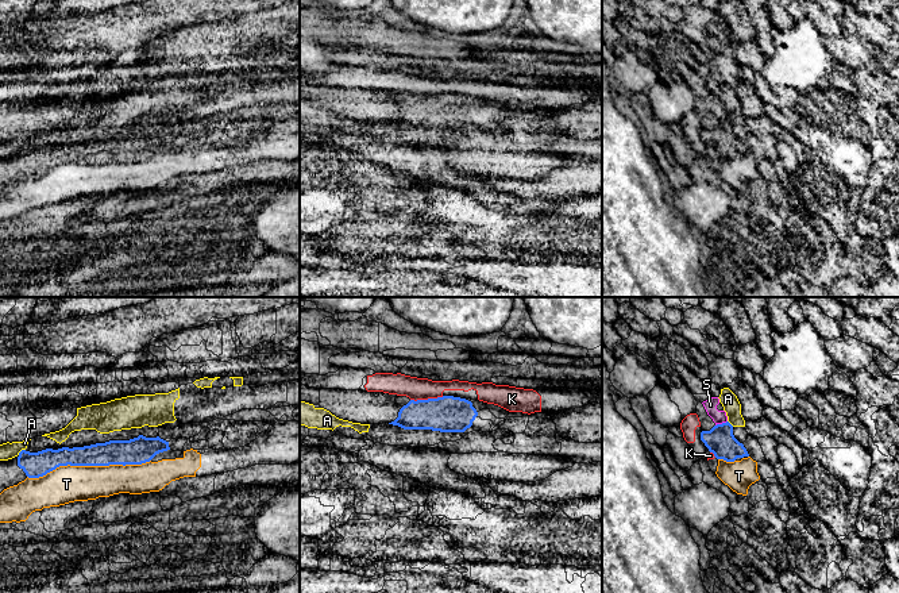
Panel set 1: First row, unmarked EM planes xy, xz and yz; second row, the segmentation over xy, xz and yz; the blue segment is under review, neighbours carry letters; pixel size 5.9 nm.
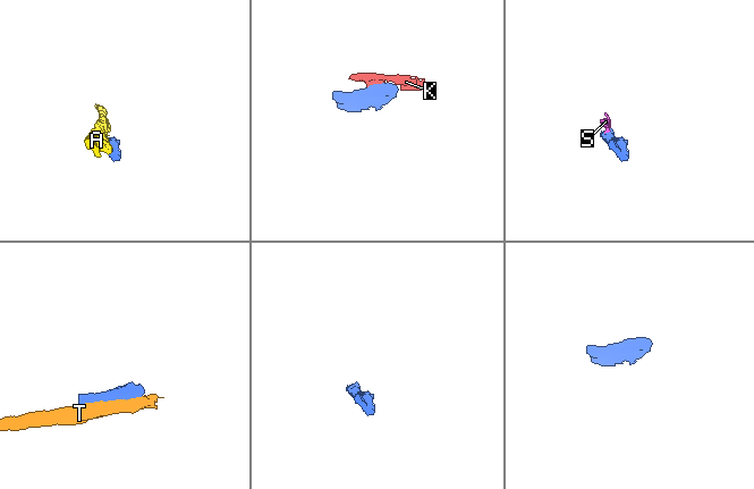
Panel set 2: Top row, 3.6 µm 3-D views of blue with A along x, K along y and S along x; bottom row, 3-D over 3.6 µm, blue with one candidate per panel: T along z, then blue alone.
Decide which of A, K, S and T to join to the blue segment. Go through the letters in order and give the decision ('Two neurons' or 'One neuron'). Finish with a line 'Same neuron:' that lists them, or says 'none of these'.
A: Two neurons
K: Two neurons
S: Two neurons
T: Two neurons
Same neuron: none of these

